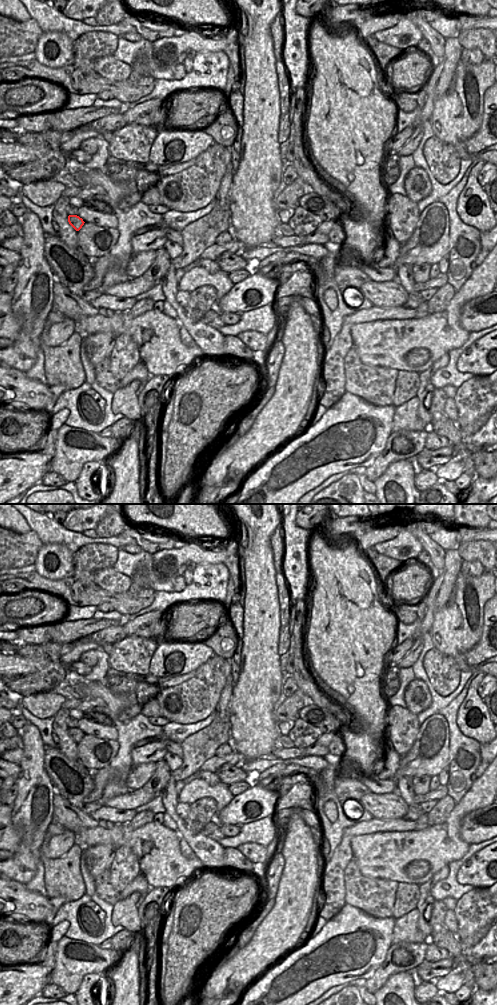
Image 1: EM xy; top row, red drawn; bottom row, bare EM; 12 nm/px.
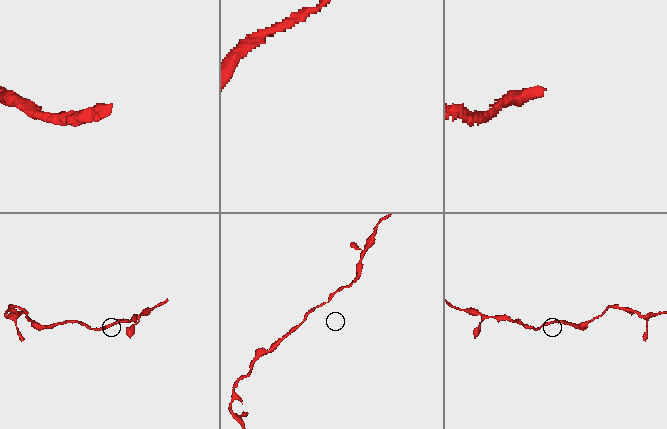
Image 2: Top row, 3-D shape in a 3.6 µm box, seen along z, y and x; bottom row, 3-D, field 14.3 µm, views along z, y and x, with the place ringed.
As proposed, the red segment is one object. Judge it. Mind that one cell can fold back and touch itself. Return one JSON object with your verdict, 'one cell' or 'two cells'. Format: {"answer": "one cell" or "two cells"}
{"answer": "one cell"}

